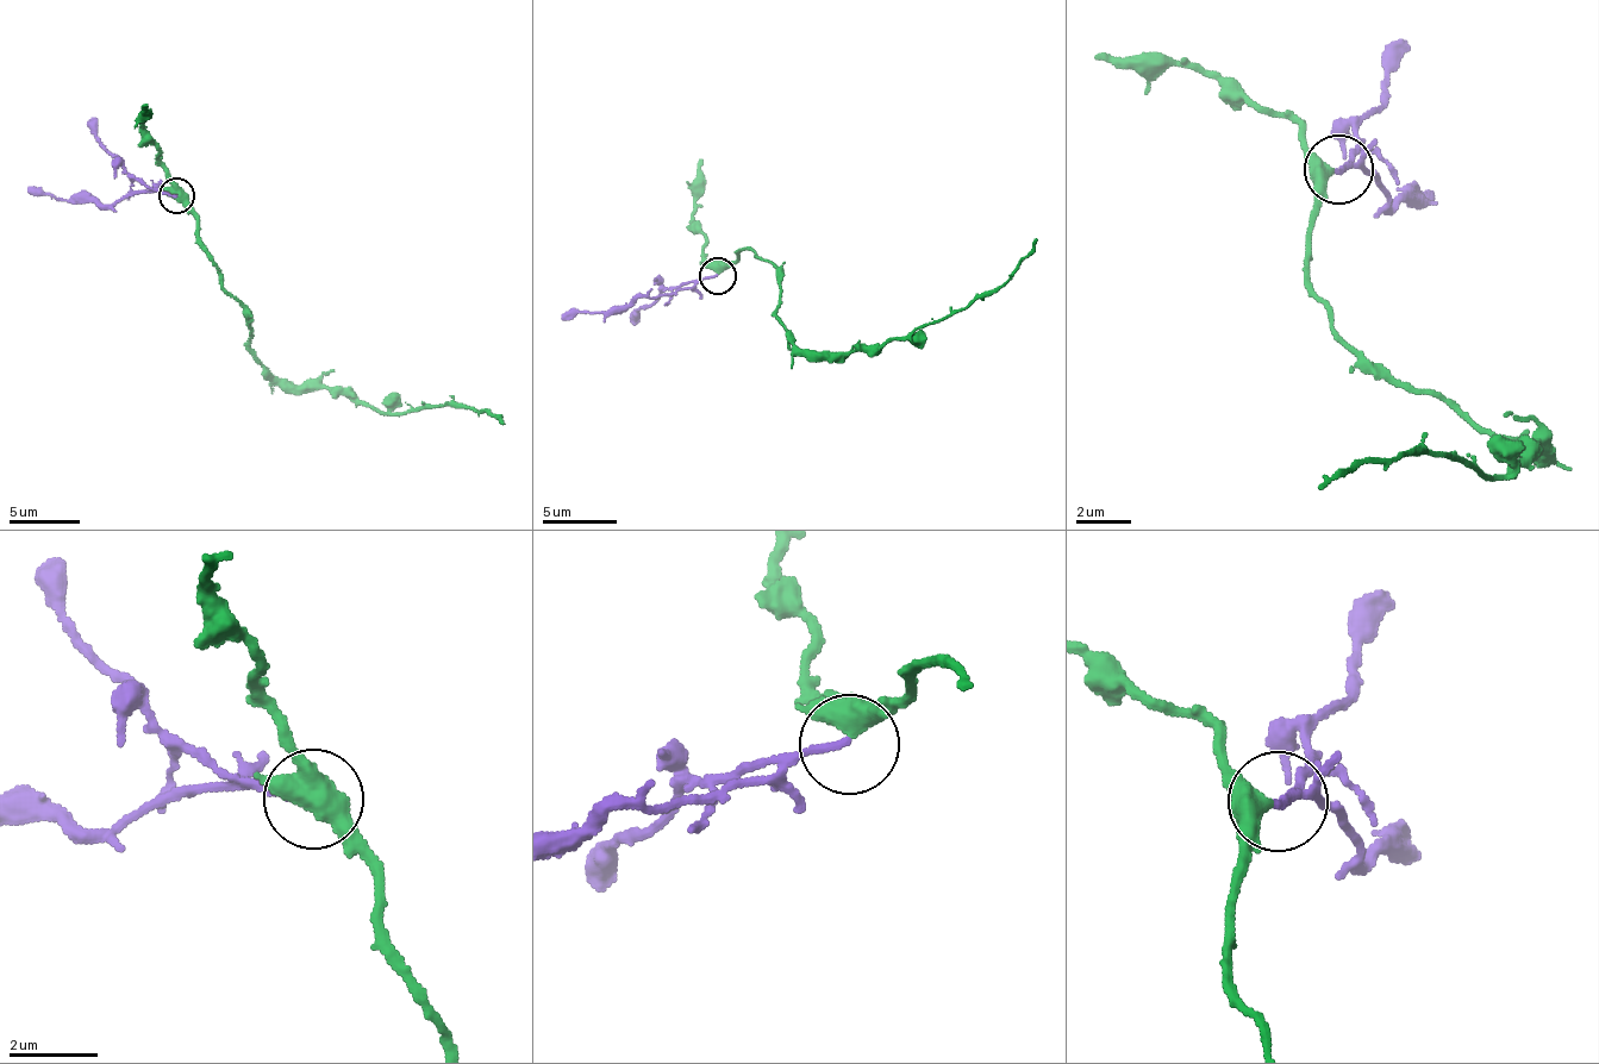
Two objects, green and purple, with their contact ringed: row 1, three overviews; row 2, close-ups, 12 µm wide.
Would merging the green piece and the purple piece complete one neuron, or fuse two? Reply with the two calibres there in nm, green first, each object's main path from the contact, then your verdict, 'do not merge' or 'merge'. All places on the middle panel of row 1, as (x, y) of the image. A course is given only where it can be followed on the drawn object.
400 nm thick on the green side, 150 nm on the other; green runs (717, 275), (737, 248), (757, 255), (778, 271), (775, 317), (799, 348), (875, 351), (991, 296), (1037, 239); purple runs (717, 275), (673, 292), (631, 298), (624, 306), (569, 312), (563, 320); merge

